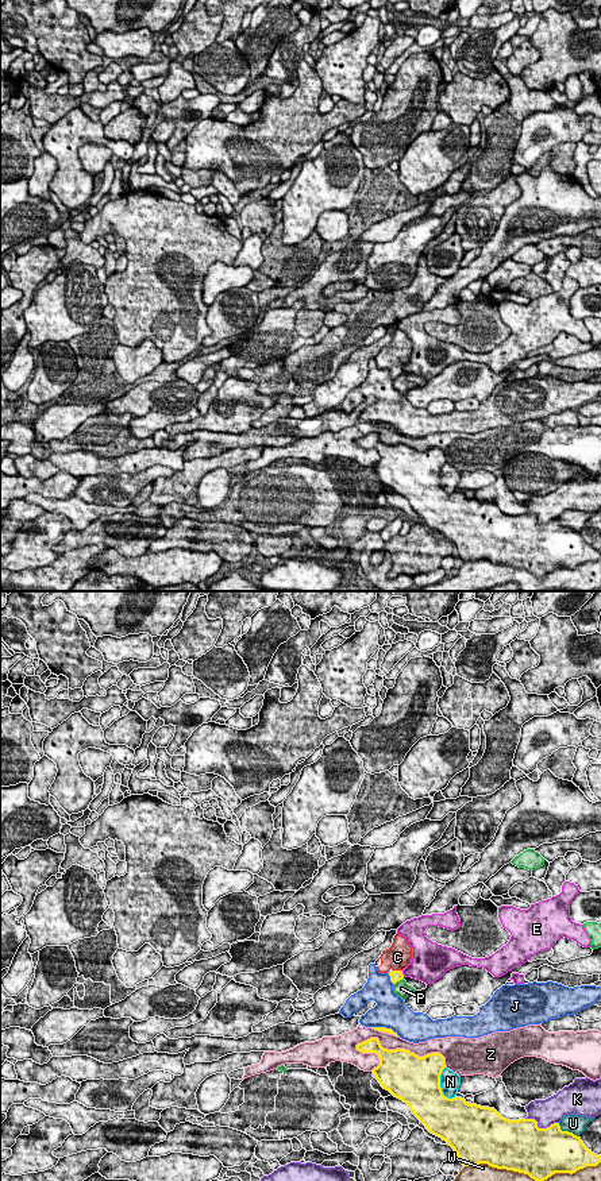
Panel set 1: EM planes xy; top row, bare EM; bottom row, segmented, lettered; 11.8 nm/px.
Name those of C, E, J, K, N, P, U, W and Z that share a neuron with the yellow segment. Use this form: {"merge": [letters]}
{"merge": ["C"]}

